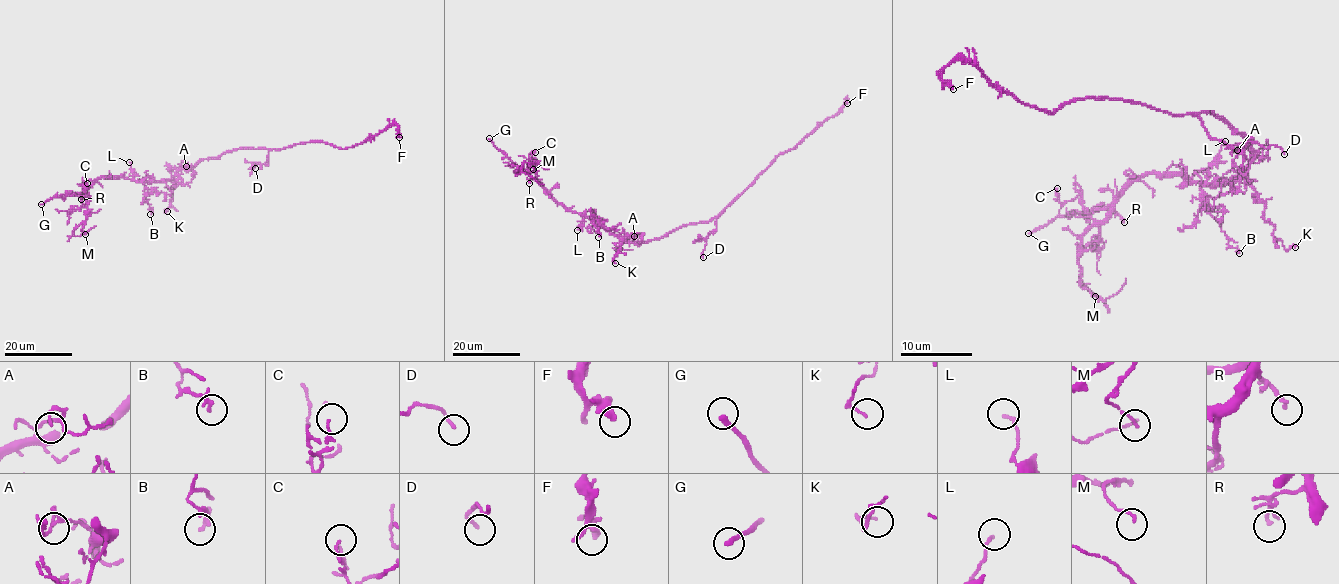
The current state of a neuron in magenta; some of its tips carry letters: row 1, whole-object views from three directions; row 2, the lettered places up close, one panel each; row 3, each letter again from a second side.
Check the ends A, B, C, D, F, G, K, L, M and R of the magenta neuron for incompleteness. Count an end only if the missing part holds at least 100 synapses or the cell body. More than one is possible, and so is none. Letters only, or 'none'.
G

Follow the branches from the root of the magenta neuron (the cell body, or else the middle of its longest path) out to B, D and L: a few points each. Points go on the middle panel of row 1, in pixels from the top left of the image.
B: (665, 235), (640, 244), (625, 242), (593, 219), (598, 237)
D: (665, 235), (716, 217), (716, 228), (706, 239), (703, 257)
L: (665, 235), (640, 244), (625, 242), (583, 215), (577, 230)

